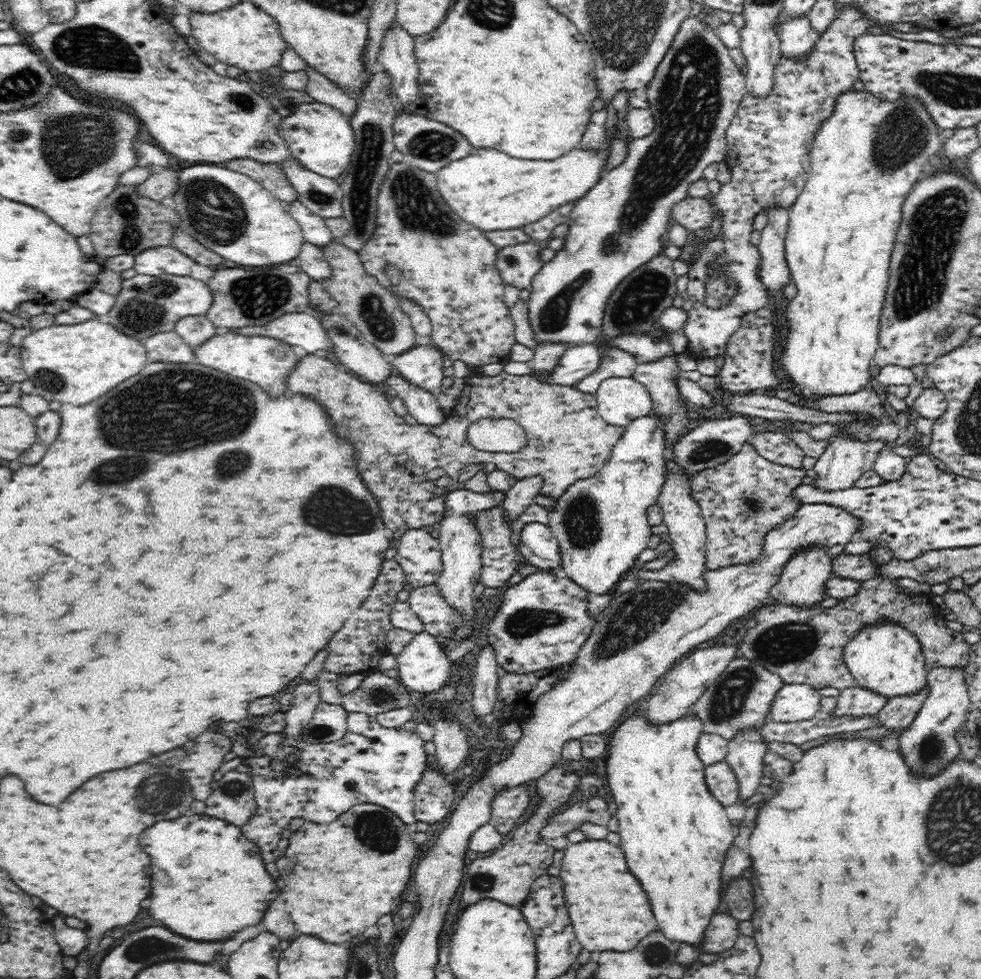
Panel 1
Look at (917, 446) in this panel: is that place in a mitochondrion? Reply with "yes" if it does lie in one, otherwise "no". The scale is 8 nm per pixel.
no

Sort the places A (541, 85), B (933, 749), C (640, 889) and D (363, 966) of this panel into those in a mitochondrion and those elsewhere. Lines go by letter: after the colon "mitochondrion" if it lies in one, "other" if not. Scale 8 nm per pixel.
A: other
B: mitochondrion
C: other
D: mitochondrion

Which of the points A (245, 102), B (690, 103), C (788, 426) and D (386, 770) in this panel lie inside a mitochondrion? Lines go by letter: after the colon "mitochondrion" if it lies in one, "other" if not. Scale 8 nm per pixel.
A: mitochondrion
B: mitochondrion
C: other
D: other

